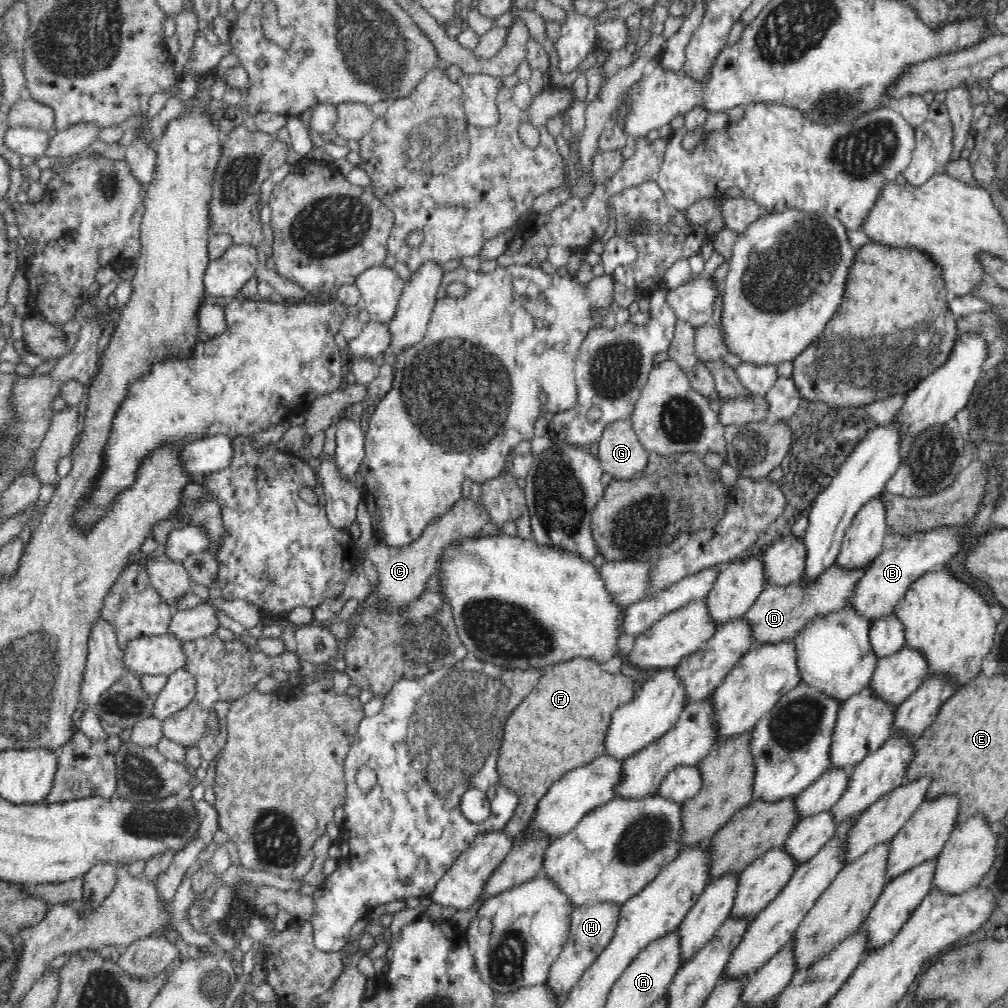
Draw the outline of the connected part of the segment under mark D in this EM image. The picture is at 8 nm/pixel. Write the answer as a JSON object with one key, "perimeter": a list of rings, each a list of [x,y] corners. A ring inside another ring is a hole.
{"perimeter":[[[833,565],[817,580],[817,584],[804,586],[803,580],[786,587],[766,585],[750,610],[743,616],[743,621],[751,626],[754,645],[776,644],[798,636],[803,626],[814,618],[844,612],[847,598],[855,589],[855,584],[862,578],[866,569],[844,572]]]}

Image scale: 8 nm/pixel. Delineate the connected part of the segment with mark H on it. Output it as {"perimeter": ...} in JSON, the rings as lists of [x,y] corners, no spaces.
{"perimeter":[[[598,902],[581,907],[573,907],[571,914],[571,929],[569,937],[564,943],[558,960],[550,967],[548,978],[544,984],[555,995],[555,1004],[560,1004],[566,999],[567,994],[573,989],[578,979],[585,973],[587,967],[606,948],[613,937],[619,919],[620,905],[612,902]]]}

